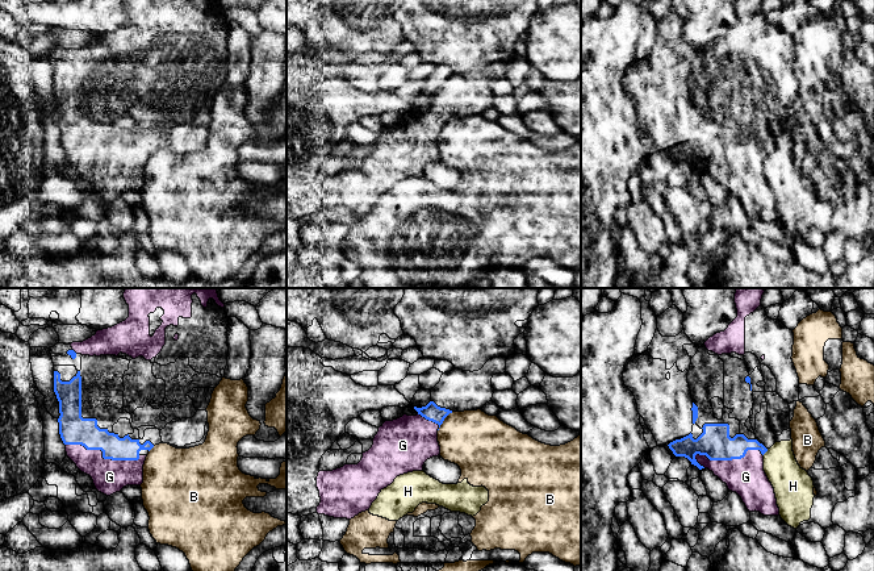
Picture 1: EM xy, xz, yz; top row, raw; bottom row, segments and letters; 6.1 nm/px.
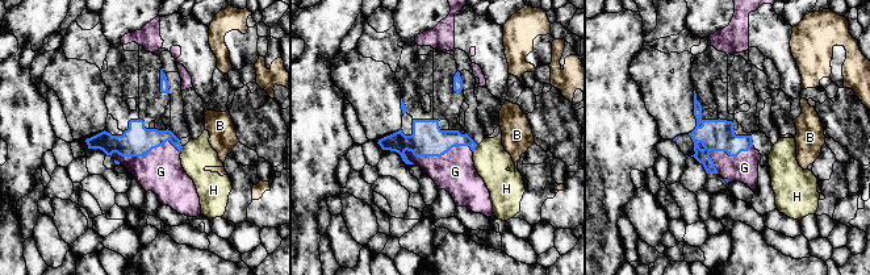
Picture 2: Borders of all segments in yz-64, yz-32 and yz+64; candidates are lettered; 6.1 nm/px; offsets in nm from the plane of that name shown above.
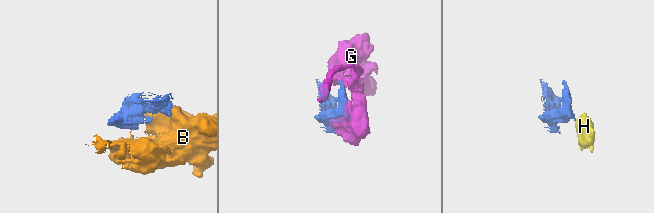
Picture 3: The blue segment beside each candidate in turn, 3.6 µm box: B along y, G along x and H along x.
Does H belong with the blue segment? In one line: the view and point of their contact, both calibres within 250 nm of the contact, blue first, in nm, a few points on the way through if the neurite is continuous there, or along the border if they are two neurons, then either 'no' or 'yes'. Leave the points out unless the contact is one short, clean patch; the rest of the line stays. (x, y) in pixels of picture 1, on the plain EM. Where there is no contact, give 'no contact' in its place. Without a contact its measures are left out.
yz (765, 157) | 150/220 nm | along yz (768, 154), (762, 159) | no

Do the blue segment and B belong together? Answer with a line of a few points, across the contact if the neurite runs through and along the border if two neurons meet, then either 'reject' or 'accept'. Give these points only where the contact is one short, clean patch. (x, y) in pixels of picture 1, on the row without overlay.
reject

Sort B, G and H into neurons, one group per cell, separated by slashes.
B H / G

